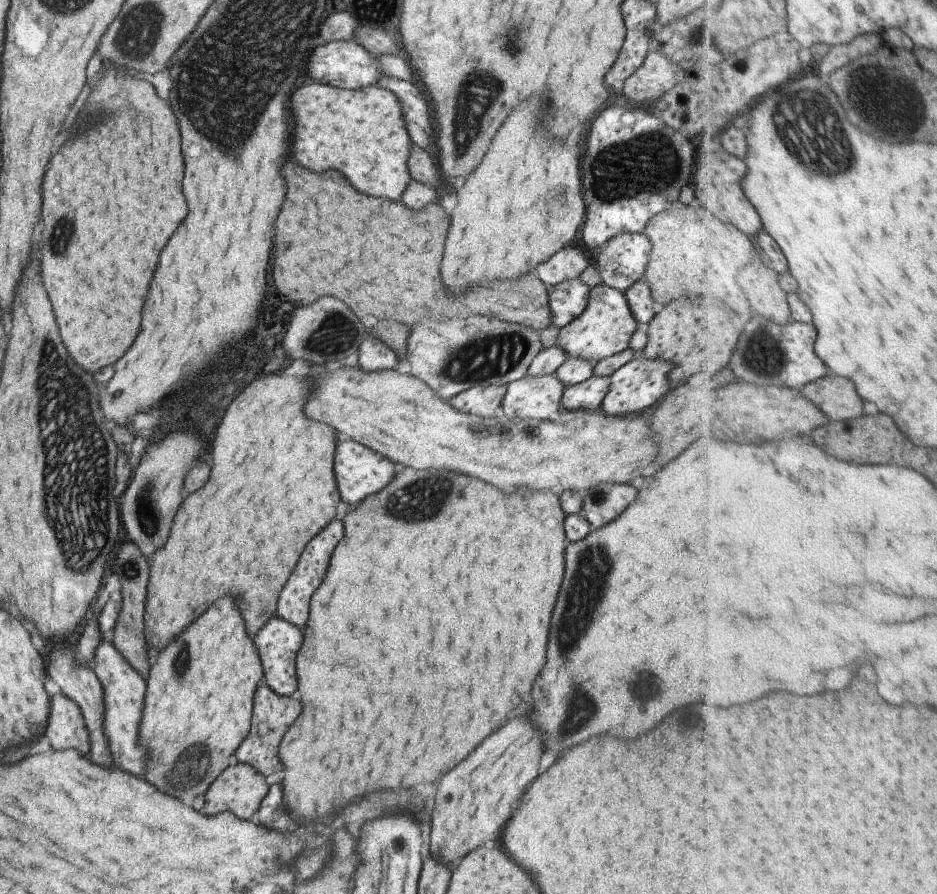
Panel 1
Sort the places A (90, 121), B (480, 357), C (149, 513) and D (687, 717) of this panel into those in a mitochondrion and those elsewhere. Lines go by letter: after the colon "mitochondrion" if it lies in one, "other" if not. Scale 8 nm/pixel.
A: other
B: mitochondrion
C: mitochondrion
D: other

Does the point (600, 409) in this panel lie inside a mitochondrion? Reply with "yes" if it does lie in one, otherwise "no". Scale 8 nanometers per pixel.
no

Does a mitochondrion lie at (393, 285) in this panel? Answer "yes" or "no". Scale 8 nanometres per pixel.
no

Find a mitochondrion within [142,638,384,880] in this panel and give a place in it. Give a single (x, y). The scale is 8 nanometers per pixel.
(189, 771)

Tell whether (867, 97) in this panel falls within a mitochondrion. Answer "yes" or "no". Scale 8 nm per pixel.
yes

